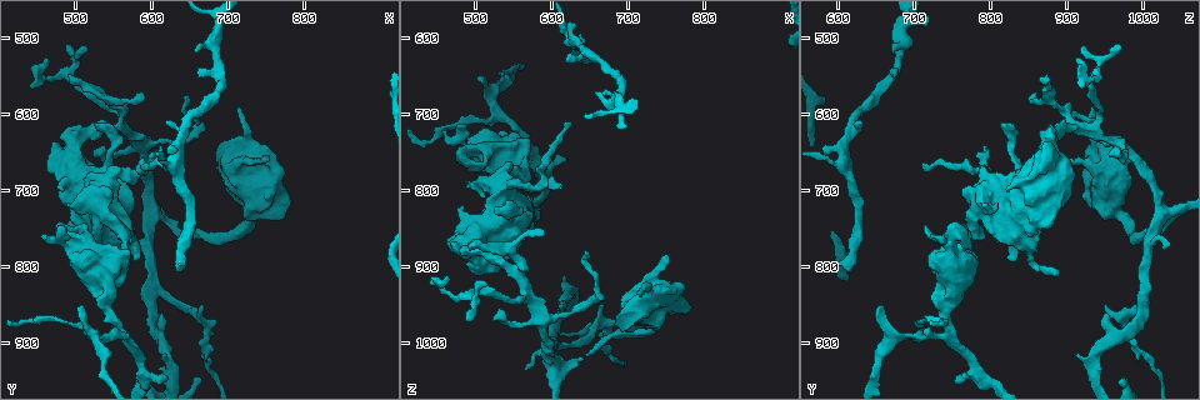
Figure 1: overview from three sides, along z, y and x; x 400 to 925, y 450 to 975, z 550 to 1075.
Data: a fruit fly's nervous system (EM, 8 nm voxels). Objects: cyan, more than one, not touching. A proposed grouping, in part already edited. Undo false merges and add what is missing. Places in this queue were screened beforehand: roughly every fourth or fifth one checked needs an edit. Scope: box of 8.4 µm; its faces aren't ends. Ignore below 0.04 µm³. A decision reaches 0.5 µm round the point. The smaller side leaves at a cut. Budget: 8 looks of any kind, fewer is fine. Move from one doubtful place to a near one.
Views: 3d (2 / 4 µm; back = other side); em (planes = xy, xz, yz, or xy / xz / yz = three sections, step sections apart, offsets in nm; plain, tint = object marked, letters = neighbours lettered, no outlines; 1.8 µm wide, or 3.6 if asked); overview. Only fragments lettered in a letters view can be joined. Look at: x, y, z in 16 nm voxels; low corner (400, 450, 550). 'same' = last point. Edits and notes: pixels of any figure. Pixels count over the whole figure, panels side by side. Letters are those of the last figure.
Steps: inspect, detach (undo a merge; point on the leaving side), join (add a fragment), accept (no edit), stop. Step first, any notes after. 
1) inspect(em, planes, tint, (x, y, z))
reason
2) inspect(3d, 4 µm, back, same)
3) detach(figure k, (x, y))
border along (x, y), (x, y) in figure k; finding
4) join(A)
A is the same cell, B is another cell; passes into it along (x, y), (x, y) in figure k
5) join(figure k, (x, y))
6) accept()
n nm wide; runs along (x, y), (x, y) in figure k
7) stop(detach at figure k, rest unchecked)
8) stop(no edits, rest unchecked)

inspect(em, planes, letters, (545, 695, 765))
thick end

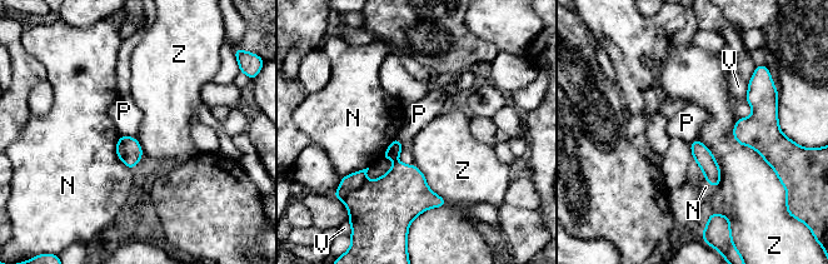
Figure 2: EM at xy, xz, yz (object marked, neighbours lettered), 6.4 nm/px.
detach(figure 2, (357, 179))
Z touches over 420 nm; N, P, V and Z are other cells; a second neuron is stuck on

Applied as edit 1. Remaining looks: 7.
inspect(overview)
see it whole again

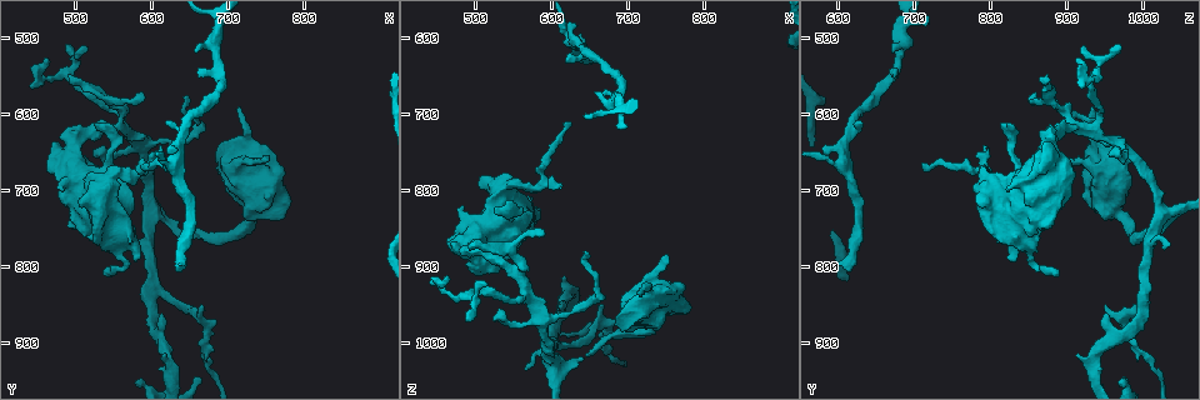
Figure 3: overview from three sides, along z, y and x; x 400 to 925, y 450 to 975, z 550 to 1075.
inspect(3d, 2 µm, (635, 795, 595))

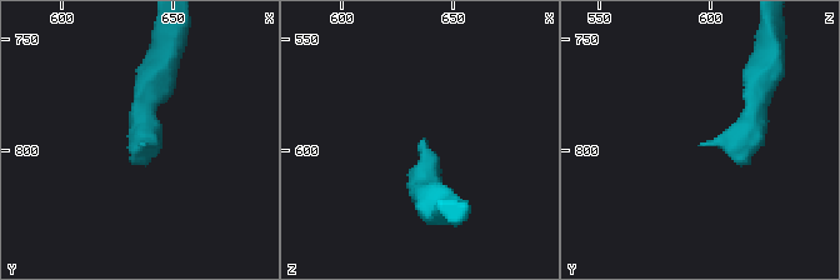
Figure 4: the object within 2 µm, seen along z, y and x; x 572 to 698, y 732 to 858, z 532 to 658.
inspect(em, planes, letters, (635, 797, 595))

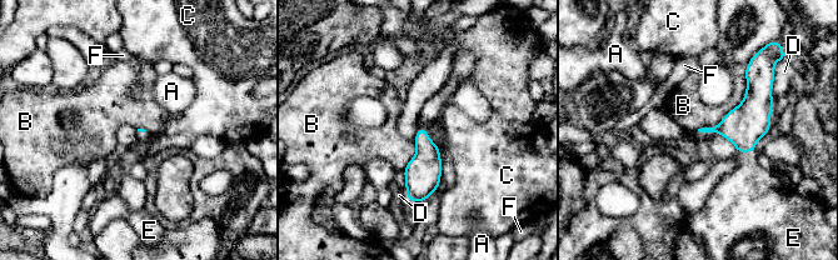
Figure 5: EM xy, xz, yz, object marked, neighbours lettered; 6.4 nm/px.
join(E)
E is the same cell, A, B, C, D and F are other cells; passes into it along (744, 125), (746, 151), (749, 190) in figure 5; it goes on there

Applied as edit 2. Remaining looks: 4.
stop(detach at figure 2, join at figure 5, rest unchecked)

